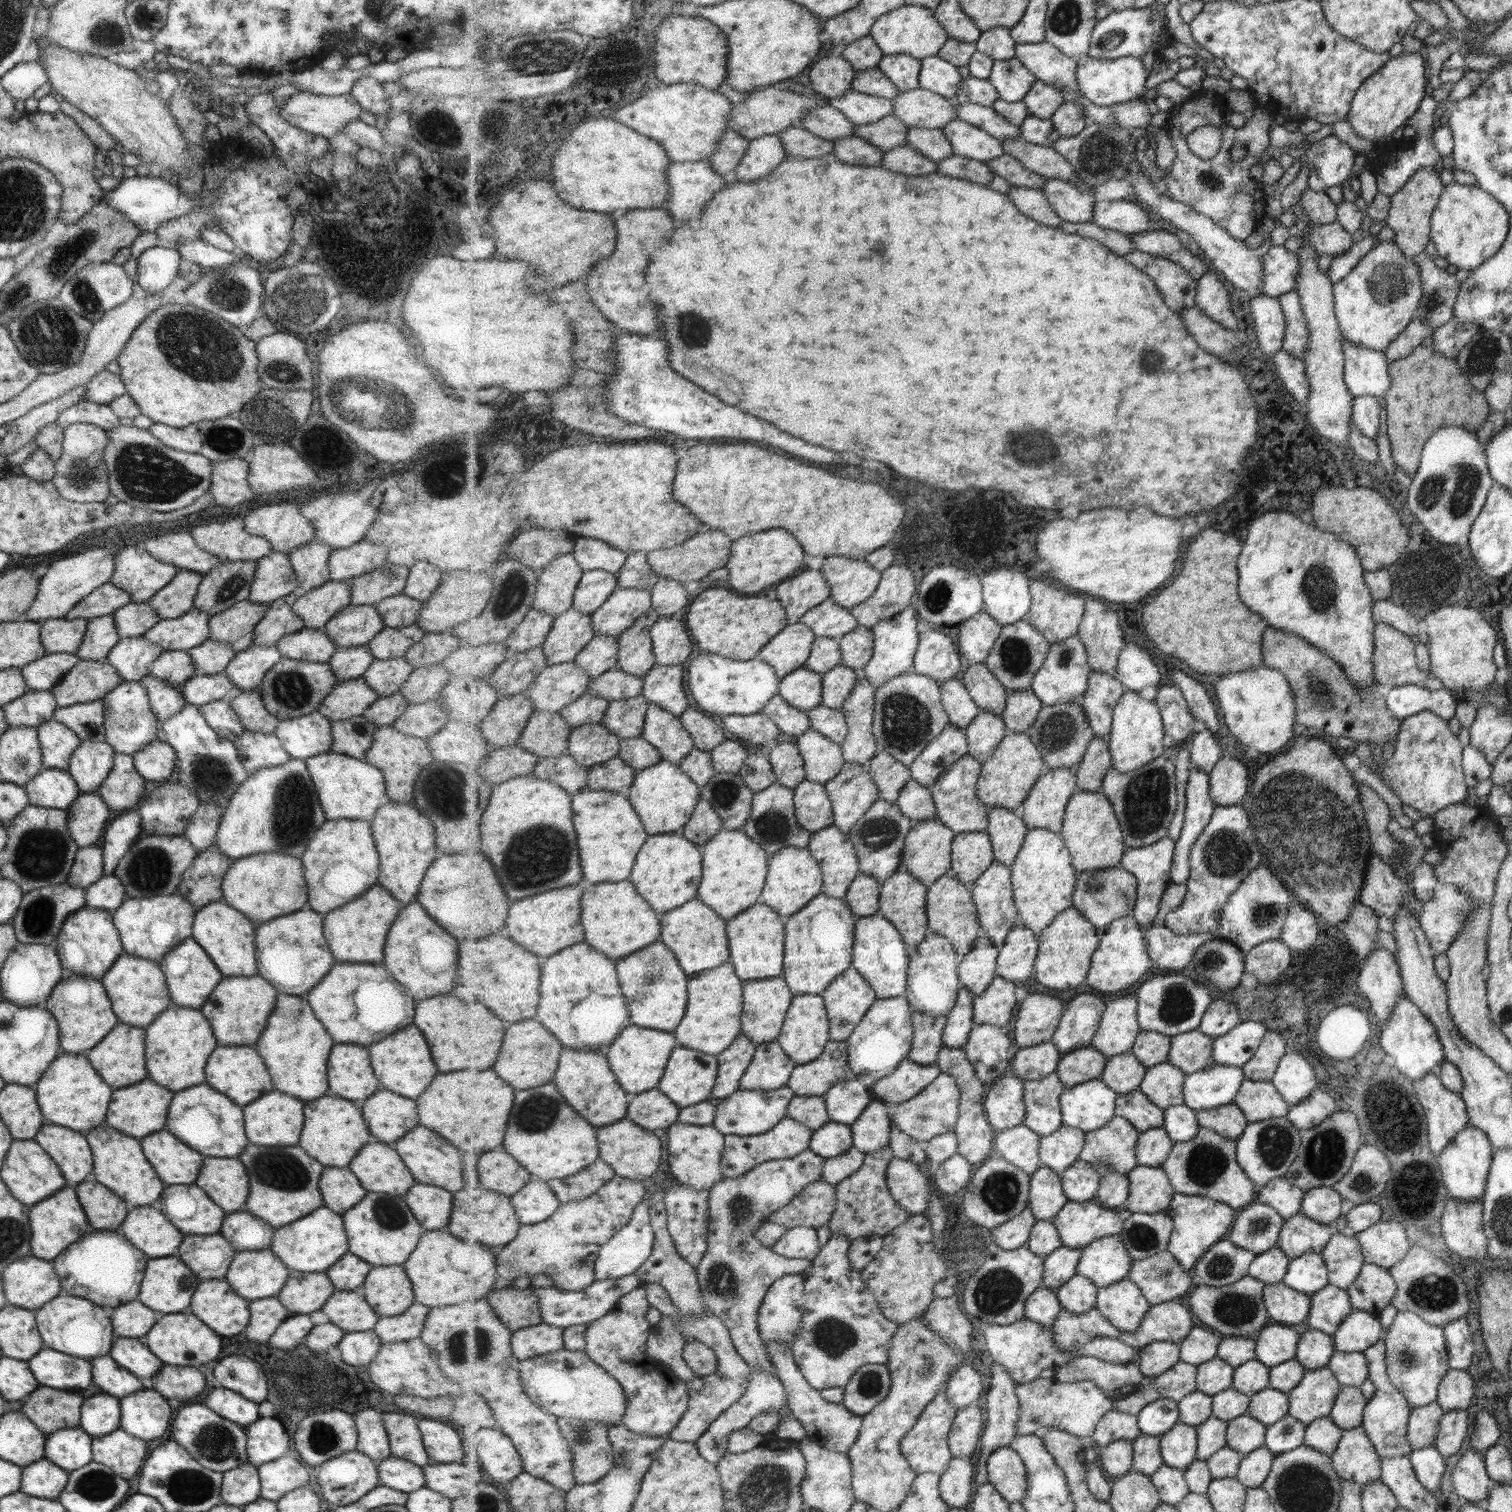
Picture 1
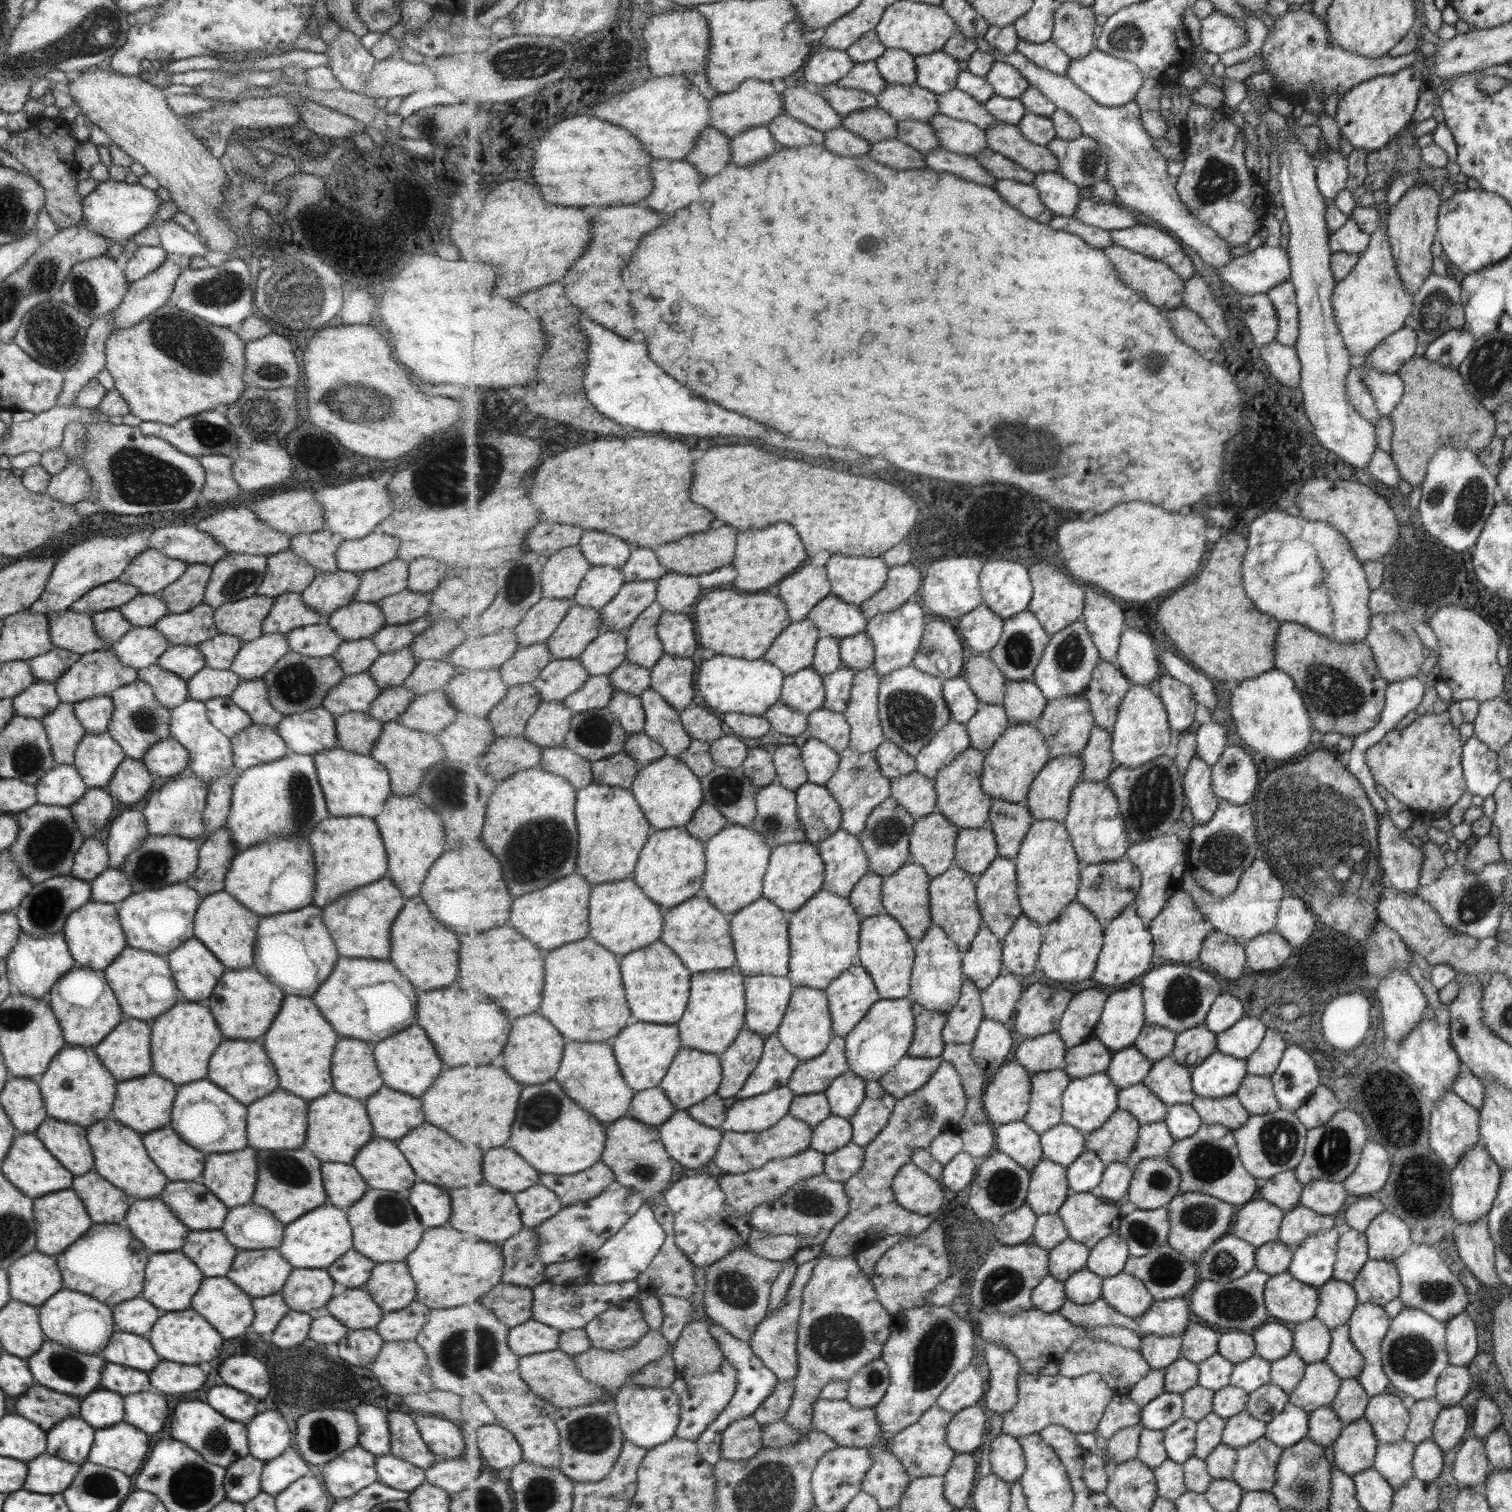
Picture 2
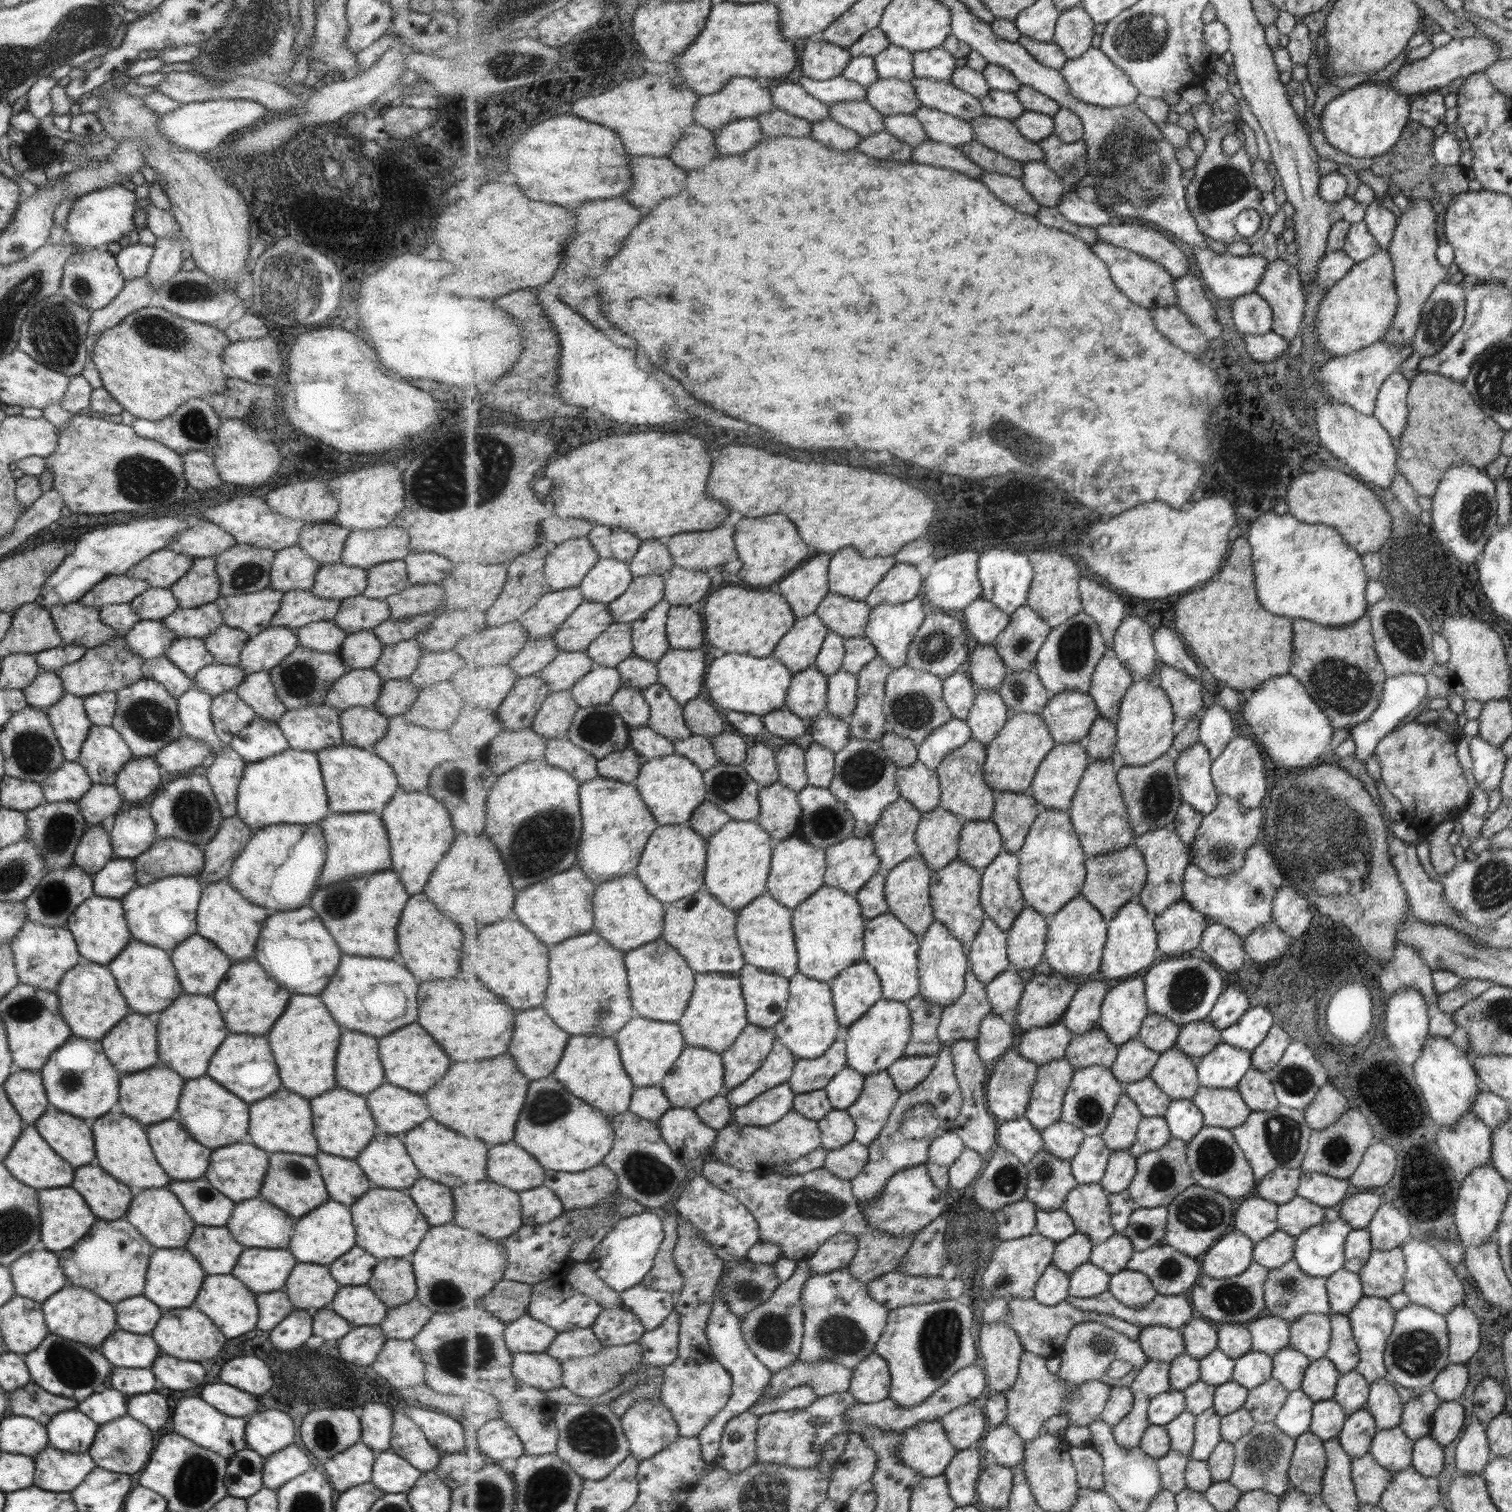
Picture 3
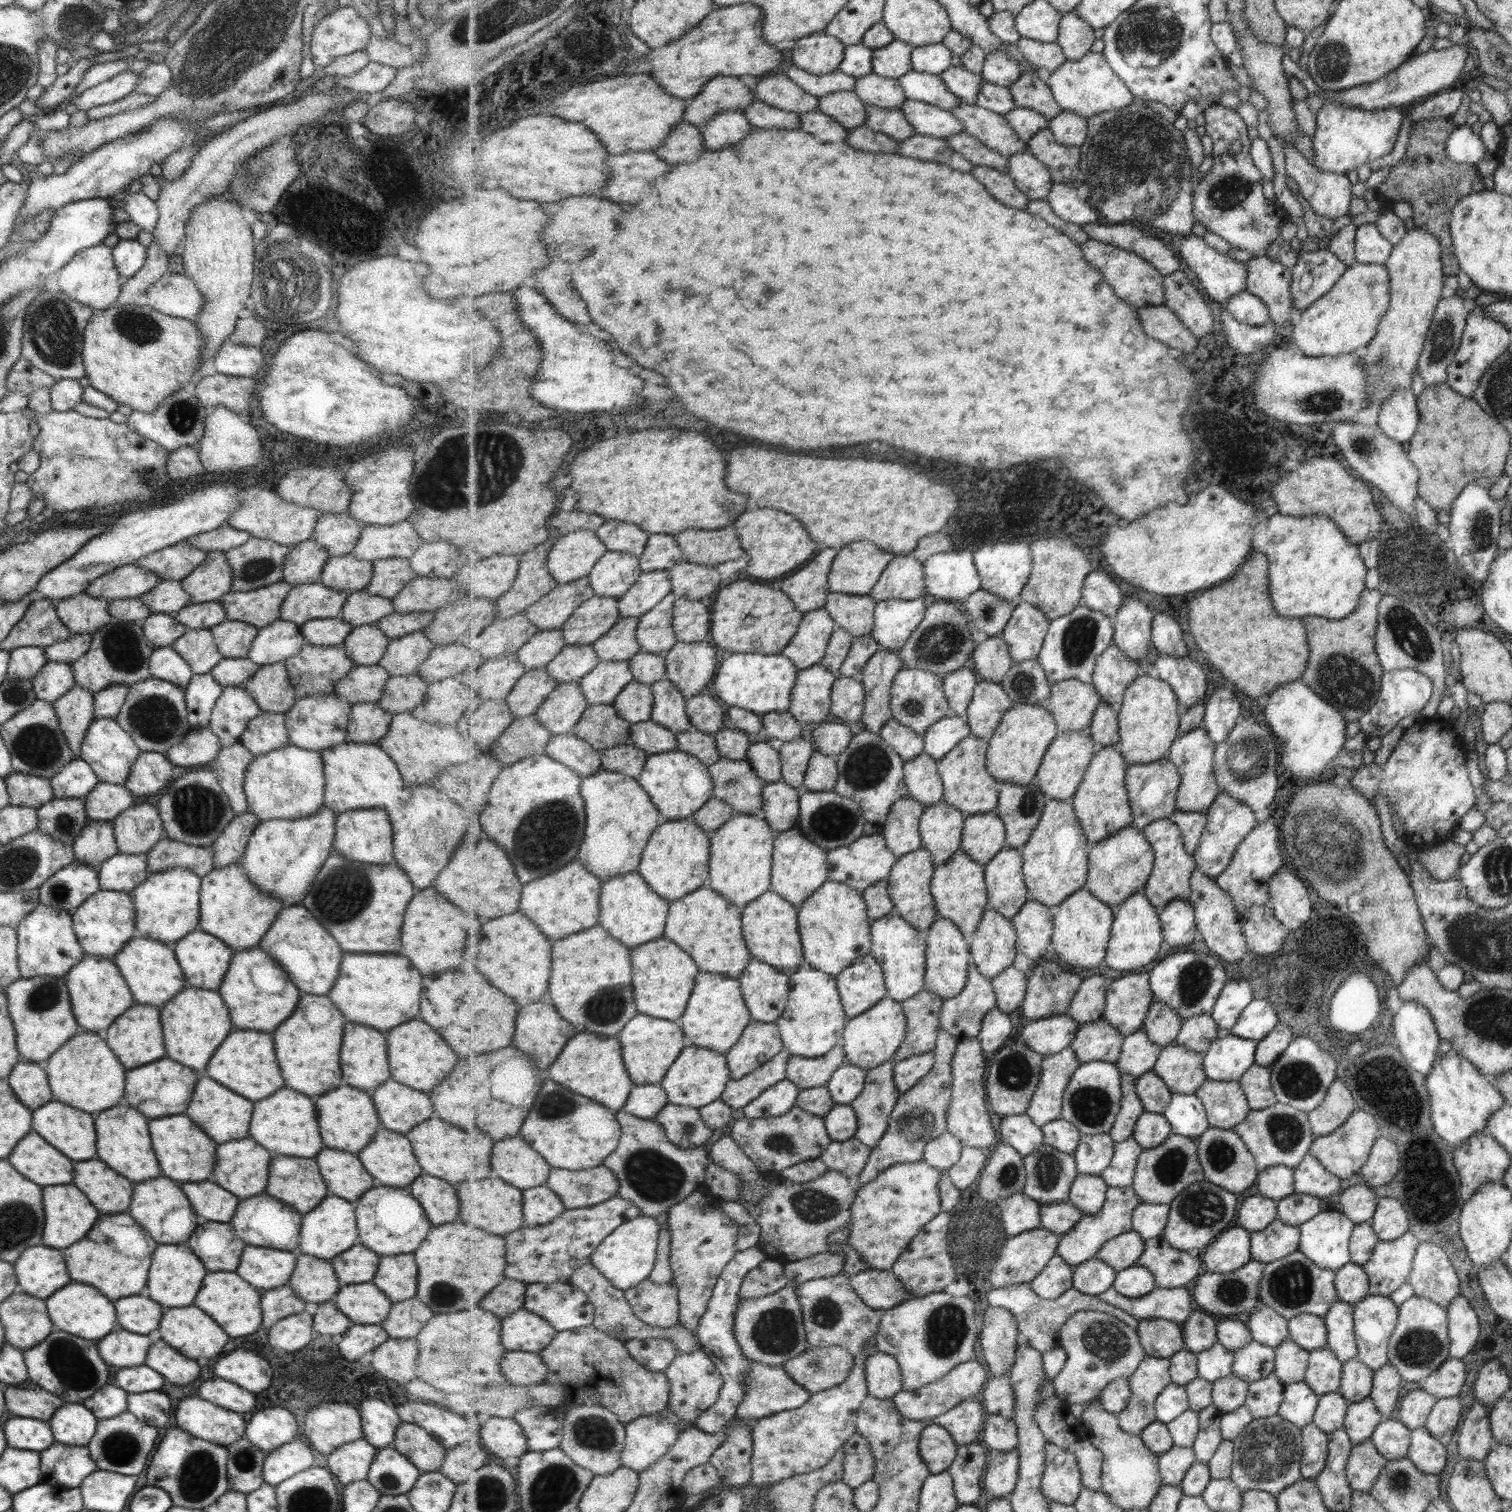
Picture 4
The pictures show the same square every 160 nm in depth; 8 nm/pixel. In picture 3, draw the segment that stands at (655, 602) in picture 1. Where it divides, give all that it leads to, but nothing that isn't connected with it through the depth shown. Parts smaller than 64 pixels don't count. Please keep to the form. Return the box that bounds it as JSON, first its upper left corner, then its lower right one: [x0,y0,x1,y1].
[665,565,712,607]

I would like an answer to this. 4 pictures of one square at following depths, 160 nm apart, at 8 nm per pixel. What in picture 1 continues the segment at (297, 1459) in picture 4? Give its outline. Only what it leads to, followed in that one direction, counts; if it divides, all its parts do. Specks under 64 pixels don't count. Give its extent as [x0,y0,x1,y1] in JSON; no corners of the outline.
[256,1454,309,1502]

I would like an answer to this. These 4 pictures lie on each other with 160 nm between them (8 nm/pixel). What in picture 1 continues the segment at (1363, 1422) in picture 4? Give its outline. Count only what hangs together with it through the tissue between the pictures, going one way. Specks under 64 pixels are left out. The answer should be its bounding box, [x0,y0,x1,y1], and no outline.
[1329,1426,1380,1486]

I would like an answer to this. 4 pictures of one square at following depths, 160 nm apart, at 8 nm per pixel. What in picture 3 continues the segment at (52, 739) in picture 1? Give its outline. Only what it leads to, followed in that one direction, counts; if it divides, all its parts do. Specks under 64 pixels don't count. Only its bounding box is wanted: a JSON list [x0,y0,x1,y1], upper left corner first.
[45,692,92,762]

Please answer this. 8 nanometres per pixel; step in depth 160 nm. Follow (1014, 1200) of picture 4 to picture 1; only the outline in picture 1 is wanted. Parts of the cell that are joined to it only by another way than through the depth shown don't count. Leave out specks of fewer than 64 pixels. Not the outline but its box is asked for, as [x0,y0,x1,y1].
[993,1207,1038,1250]

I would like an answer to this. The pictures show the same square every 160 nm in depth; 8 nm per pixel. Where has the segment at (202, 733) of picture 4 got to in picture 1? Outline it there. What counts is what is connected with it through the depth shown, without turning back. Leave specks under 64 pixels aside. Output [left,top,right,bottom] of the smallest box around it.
[132,740,175,780]

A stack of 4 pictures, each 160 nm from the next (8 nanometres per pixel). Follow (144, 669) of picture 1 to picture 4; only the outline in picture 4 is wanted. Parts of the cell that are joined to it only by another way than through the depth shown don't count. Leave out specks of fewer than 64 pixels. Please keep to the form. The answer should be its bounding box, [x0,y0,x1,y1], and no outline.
[140,613,187,649]

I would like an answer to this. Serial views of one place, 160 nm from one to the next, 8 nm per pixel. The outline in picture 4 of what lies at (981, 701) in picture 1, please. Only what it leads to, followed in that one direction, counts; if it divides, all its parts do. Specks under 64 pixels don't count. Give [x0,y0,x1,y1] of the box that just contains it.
[973,635,1014,683]

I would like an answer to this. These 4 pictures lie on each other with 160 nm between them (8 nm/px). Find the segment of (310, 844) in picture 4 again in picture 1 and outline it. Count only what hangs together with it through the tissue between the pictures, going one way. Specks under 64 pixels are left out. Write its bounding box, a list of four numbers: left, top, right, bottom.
[220,852,306,922]

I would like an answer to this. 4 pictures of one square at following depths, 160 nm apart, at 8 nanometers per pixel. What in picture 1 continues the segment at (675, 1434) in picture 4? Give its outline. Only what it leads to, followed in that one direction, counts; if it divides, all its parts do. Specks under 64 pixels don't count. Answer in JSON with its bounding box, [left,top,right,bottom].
[585,1286,691,1439]

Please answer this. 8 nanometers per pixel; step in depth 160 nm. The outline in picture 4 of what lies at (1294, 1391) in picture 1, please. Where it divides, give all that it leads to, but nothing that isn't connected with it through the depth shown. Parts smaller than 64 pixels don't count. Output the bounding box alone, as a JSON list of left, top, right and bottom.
[1303,1348,1342,1396]

